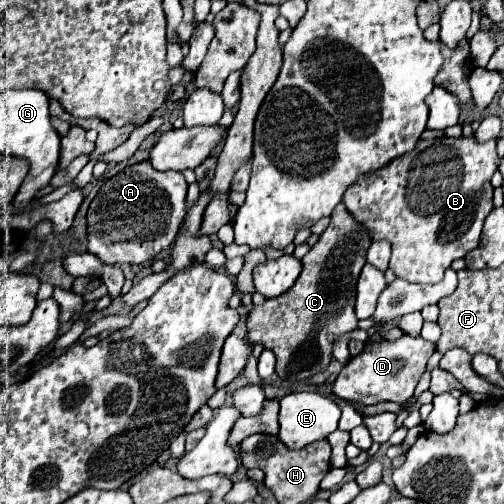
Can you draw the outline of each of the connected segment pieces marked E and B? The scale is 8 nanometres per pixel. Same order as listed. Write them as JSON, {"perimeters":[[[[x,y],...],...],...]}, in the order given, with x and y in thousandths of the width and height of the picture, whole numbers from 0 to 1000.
{"perimeters":[[[[581,778],[581,782],[593,782],[593,786],[565,786],[554,802],[558,802],[558,813],[554,813],[554,869],[558,877],[577,889],[577,893],[593,893],[625,873],[641,873],[649,869],[661,853],[669,853],[669,837],[677,829],[677,810],[641,790],[637,782],[629,778]]],[[[863,274],[831,278],[827,294],[768,325],[756,341],[720,349],[696,365],[681,389],[692,421],[728,448],[738,478],[772,476],[780,508],[772,532],[784,548],[823,563],[863,563],[875,556],[899,516],[919,512],[931,496],[946,492],[954,448],[966,425],[978,417],[974,349],[986,337],[986,282],[970,278],[950,286],[935,274]]]]}

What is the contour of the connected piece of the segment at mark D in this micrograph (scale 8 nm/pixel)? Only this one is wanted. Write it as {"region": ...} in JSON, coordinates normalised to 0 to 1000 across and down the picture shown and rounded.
{"region":[[[800,663],[784,679],[732,675],[724,683],[724,694],[716,702],[708,702],[704,710],[696,710],[685,722],[685,730],[673,738],[673,746],[661,762],[661,782],[673,790],[704,794],[712,802],[752,802],[764,794],[800,802],[819,786],[819,774],[823,774],[827,758],[835,754],[835,746],[843,738],[843,722],[859,698],[863,698],[863,683],[839,675],[835,667],[815,671],[815,667]]]}

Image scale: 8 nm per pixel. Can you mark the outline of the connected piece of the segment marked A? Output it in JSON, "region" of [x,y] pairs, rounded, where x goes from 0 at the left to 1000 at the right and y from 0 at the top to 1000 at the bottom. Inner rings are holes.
{"region":[[[296,317],[272,321],[244,341],[216,353],[192,389],[185,393],[177,421],[173,421],[173,456],[177,456],[177,488],[173,496],[188,504],[204,524],[228,524],[228,520],[256,520],[256,524],[280,524],[304,516],[315,500],[331,496],[339,480],[347,476],[355,448],[371,425],[371,361],[359,341],[335,337],[315,341],[300,329]]]}

